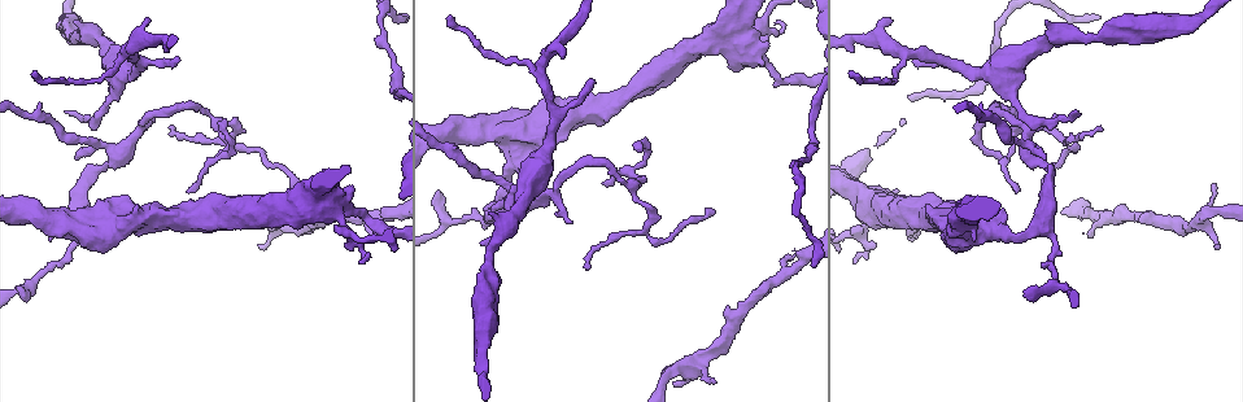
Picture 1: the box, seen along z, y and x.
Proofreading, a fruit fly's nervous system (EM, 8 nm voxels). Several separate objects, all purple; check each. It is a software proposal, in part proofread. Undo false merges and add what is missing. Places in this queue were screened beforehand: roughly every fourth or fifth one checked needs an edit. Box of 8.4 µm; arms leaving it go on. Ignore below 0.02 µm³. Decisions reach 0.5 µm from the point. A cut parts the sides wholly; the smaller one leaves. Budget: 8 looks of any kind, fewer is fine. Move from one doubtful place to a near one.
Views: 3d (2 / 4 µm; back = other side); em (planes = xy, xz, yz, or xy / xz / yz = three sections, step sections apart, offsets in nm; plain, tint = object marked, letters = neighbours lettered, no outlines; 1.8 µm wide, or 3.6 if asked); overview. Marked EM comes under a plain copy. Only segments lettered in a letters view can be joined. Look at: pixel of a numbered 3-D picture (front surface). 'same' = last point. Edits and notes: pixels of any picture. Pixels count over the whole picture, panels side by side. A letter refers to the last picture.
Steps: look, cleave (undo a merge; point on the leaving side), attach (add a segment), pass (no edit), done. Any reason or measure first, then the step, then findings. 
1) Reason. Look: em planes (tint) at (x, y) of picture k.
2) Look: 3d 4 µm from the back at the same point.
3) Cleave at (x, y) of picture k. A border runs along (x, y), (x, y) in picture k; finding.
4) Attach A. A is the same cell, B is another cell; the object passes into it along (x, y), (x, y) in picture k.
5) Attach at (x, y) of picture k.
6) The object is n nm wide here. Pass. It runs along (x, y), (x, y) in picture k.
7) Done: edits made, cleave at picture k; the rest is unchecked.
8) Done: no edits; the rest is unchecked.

Abrupt turn. Look: 3d 4 µm at (1045, 221) of picture 1.

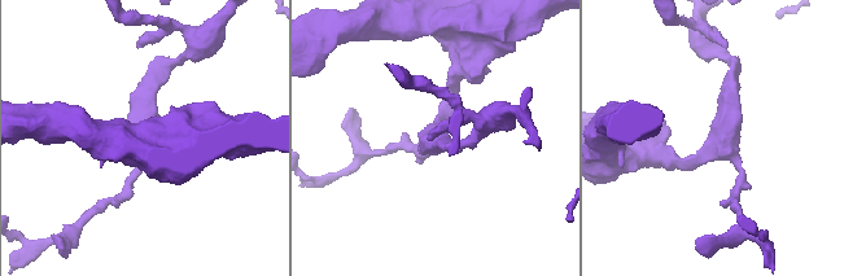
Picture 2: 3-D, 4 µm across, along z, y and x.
3 arms meet here; now the EM. Look: em planes (letters) at (722, 142) of picture 2.

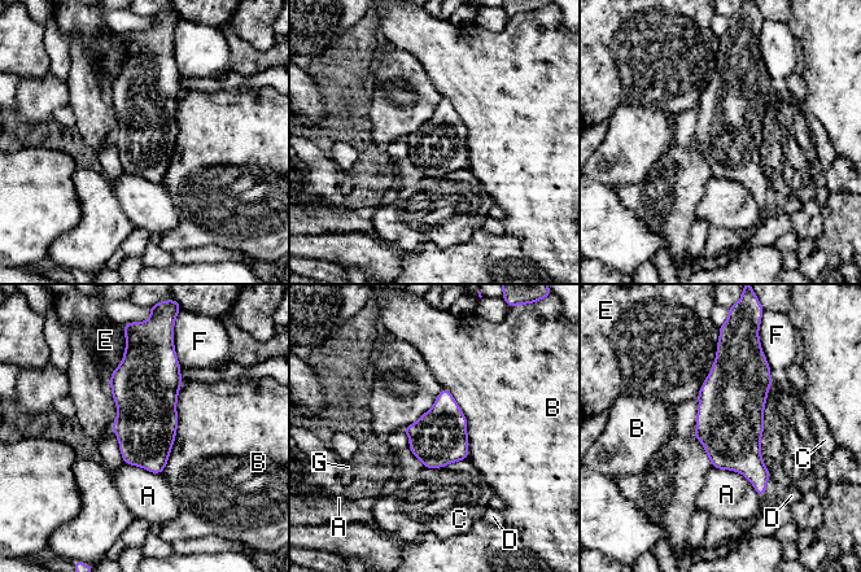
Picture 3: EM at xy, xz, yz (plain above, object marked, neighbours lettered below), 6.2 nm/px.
The object is 360 nm wide here. Pass. A, B, C, D, E, F and G are other cells; a border runs along (183, 383), (175, 441), (160, 474) in picture 3; continuous, no second cell.

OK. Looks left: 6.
Free end. Look: em xz step 4 (letters) at (149, 22) of picture 1.

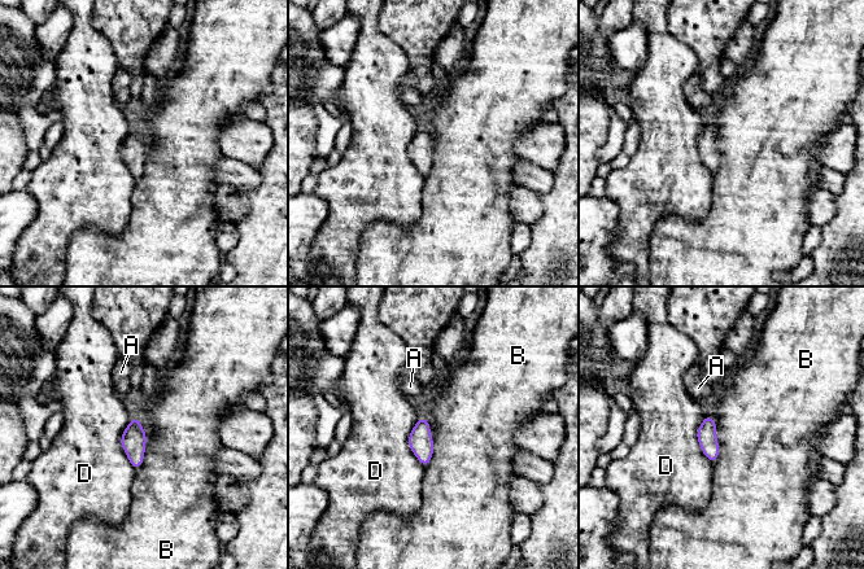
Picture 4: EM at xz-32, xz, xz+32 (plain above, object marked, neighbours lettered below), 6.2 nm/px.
Cut it another way. Look: em planes (letters) at the same point.

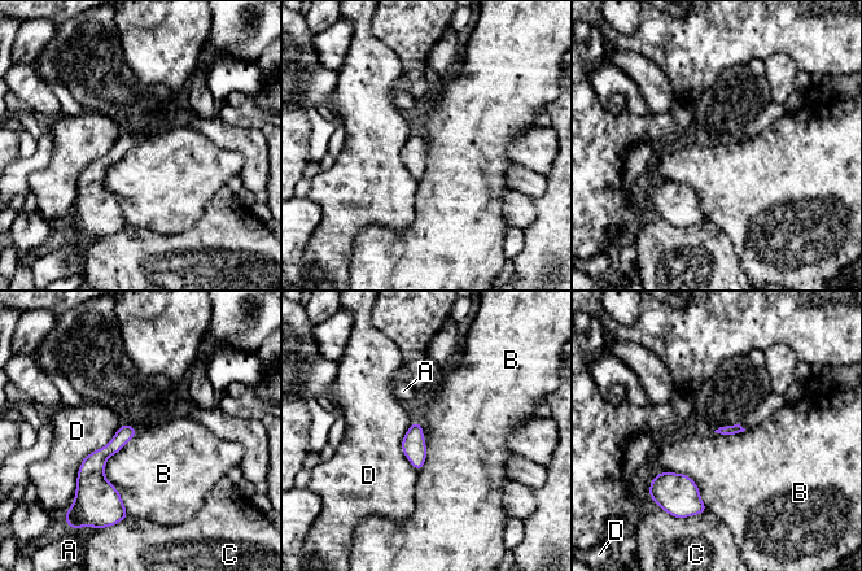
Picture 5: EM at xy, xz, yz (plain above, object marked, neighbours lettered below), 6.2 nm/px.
Pass. A, B, C and D are other cells; it runs along (128, 428), (97, 461), (122, 513) in picture 5; none of them fits.

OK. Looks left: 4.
Sharp bend. Look: em 3.6 µm planes (letters) at (633, 188) of picture 1.

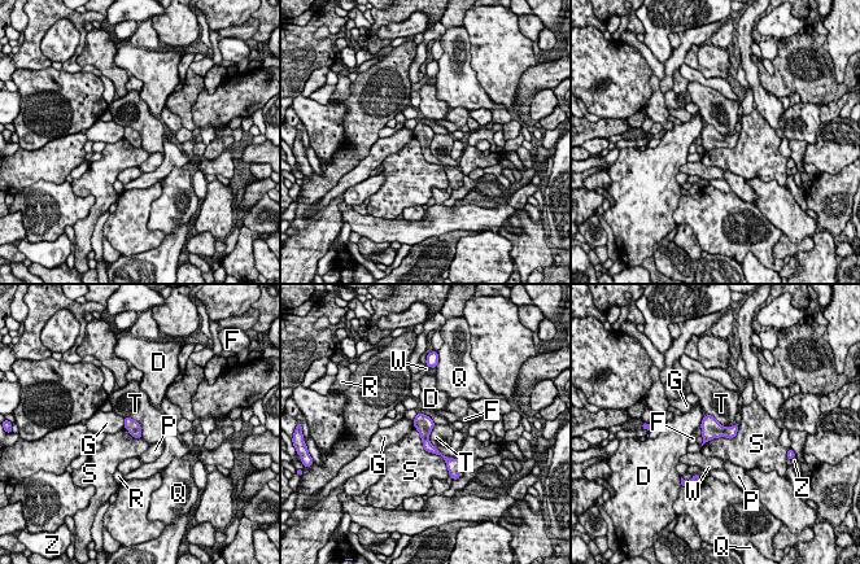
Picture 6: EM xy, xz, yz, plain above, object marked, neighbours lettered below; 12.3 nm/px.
Pass. D, F, G, P, Q, R, S, T, W and Z are other cells; one cell here.

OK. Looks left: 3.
Done: no edits; the rest is unchecked.

